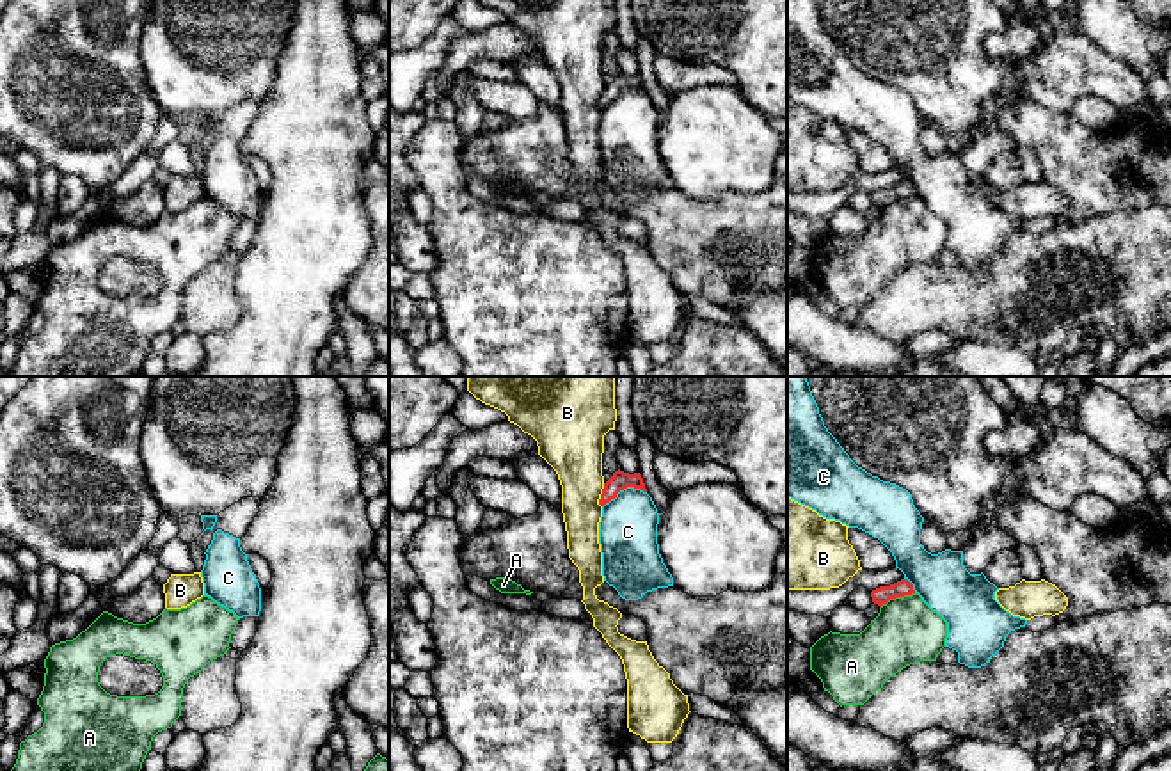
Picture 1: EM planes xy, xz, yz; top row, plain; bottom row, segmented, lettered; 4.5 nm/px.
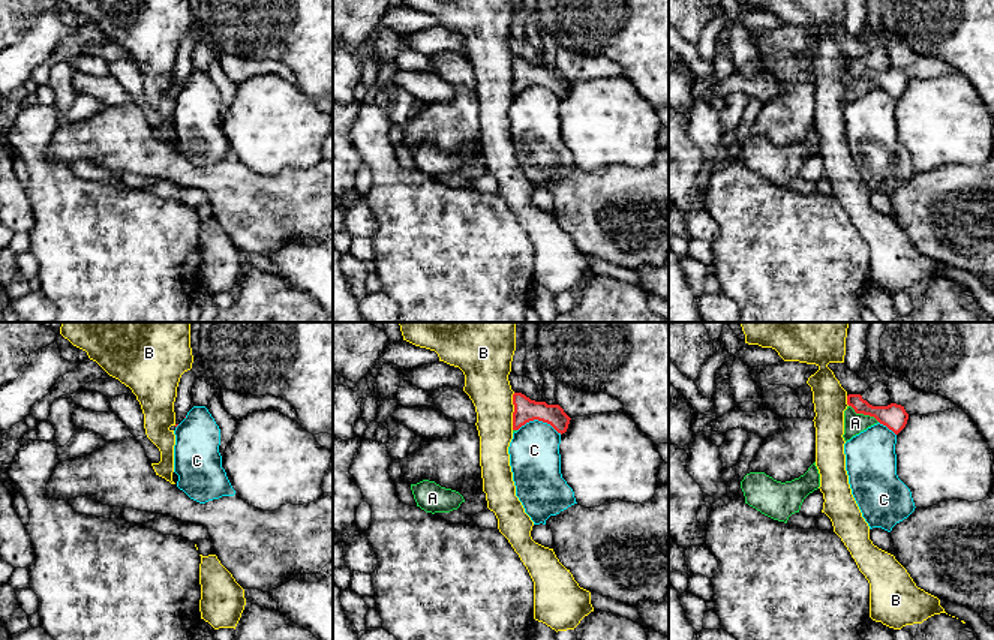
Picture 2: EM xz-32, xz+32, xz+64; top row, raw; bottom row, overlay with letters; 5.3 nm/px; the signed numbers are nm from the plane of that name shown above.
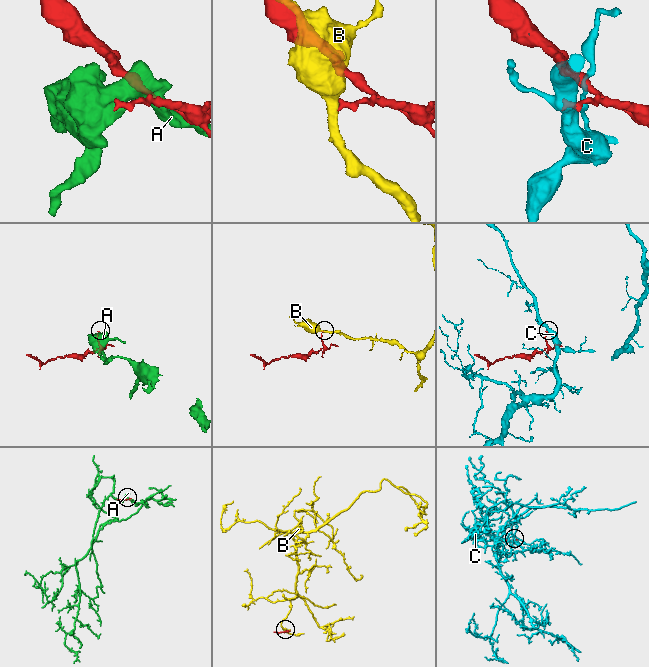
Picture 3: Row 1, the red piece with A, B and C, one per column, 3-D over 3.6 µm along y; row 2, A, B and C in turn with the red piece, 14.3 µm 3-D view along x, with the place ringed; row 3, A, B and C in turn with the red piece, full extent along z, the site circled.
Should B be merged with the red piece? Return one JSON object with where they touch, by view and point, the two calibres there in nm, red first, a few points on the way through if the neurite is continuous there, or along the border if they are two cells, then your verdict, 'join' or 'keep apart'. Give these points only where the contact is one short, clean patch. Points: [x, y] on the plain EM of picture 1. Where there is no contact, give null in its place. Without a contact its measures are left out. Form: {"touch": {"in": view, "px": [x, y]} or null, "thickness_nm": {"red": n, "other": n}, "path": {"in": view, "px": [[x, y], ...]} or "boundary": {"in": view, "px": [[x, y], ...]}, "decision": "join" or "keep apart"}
{"touch": {"in": "xz", "px": [601, 98]}, "thickness_nm": {"red": 90, "other": 260}, "boundary": {"in": "xz", "px": [[605, 86], [599, 96], [601, 109]]}, "decision": "keep apart"}

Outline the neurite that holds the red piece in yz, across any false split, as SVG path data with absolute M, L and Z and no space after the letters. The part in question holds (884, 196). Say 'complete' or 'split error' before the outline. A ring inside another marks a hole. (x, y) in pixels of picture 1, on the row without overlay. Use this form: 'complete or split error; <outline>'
complete; M901 181L890 188L880 188L871 194L872 204L880 210L887 206L890 201L904 199L915 195L913 187L908 181Z

